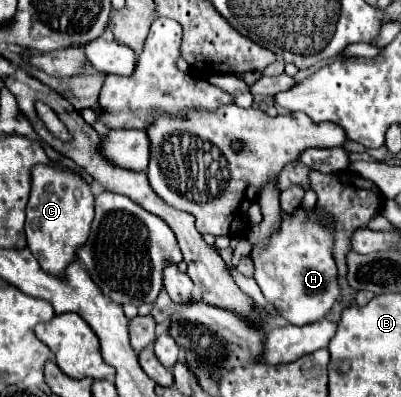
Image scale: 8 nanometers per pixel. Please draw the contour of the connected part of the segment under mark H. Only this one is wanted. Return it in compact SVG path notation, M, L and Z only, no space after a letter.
M298 208L292 216L282 214L282 218L282 228L270 238L270 244L266 248L254 246L252 250L250 258L256 266L254 280L280 316L290 324L302 326L324 318L340 294L336 264L332 258L334 234L330 224L320 222L316 210L304 212Z

